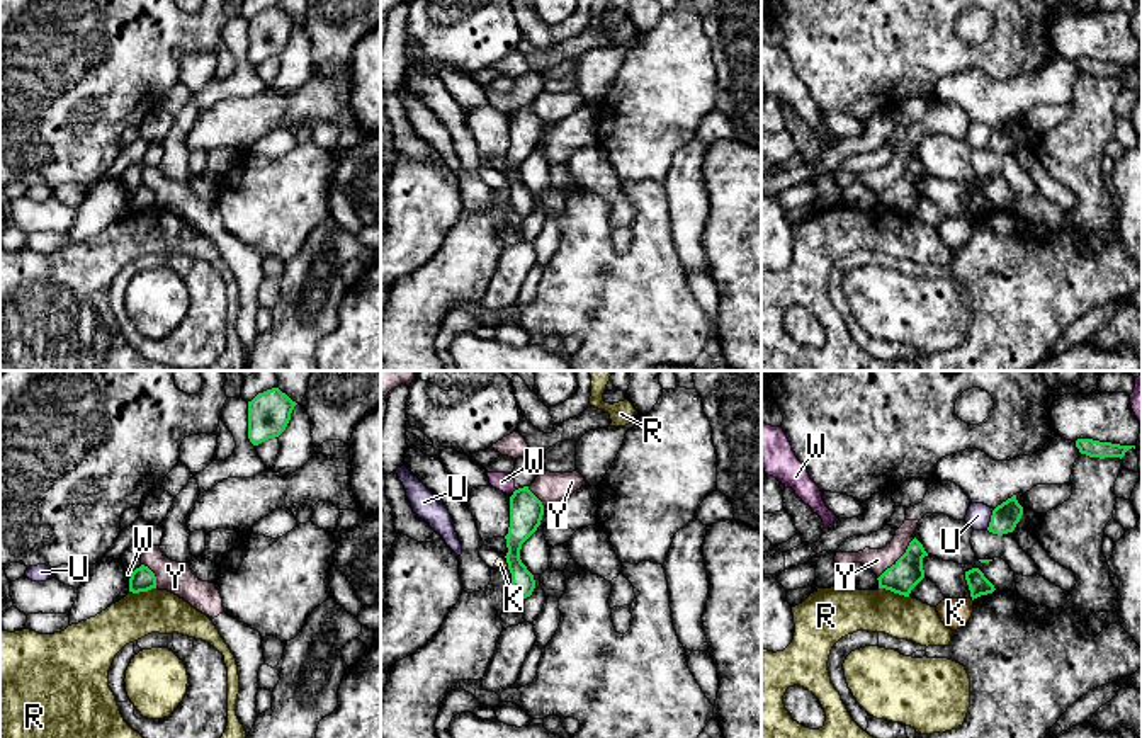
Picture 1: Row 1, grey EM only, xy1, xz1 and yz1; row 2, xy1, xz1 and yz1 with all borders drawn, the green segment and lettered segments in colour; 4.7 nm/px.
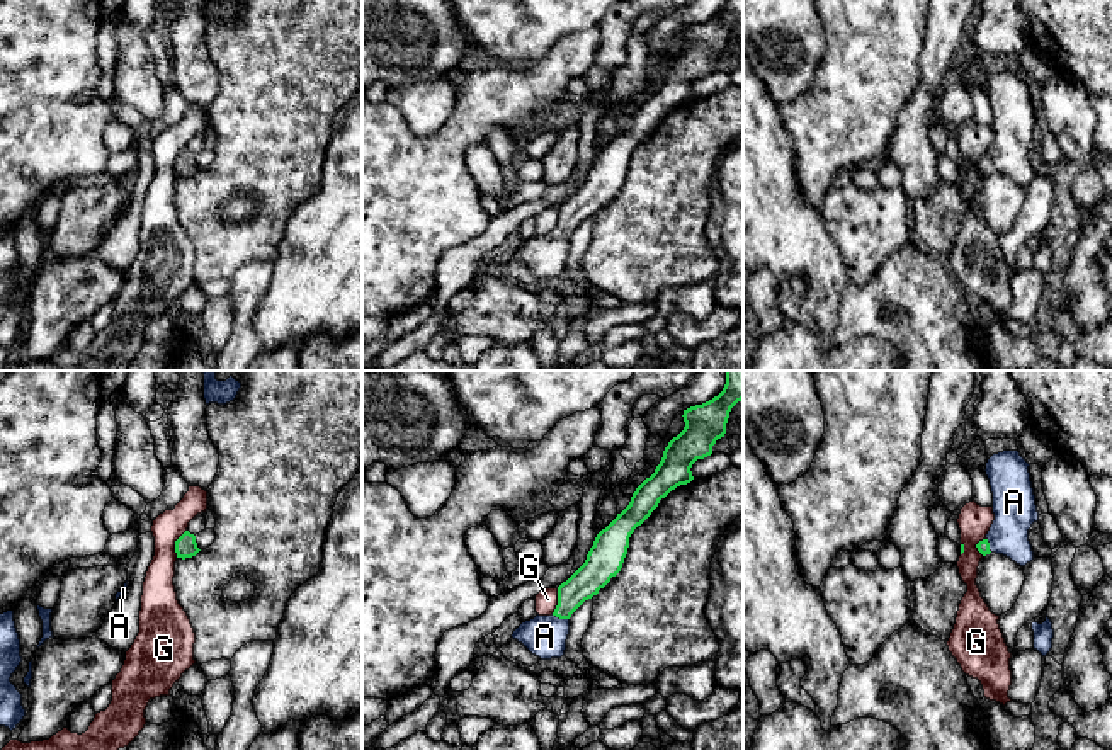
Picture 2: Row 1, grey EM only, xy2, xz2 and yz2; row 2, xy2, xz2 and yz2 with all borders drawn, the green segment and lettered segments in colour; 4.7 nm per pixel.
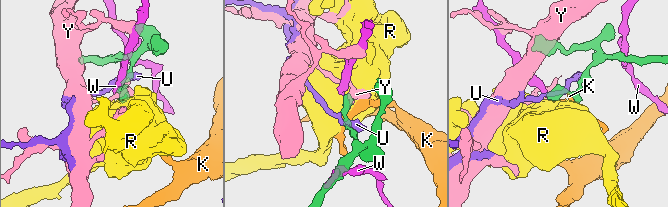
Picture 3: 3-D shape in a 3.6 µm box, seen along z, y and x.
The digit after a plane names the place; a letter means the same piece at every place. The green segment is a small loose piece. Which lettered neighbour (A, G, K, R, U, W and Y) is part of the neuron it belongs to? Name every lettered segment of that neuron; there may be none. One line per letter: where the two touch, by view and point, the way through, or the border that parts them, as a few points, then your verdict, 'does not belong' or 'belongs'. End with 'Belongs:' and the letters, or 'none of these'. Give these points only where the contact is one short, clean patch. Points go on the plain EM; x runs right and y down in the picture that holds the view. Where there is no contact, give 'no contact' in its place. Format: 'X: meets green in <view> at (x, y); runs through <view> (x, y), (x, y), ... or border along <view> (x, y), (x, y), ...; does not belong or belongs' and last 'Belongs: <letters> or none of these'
A: meets green in xz2 at (560, 237); runs through xz2 (590, 196), (570, 216), (560, 237), (544, 255); belongs
G: meets green in xy2 at (175, 162); border along xy2 (186, 148), (175, 160), (175, 176); does not belong
K: meets green in xz1 at (508, 184); border along xz1 (505, 181), (508, 186); does not belong
R: meets green in yz1 at (894, 211); border along yz1 (879, 206), (908, 216); does not belong
U: meets green in yz1 at (991, 138); border along yz1 (995, 128), (986, 147); does not belong
W: meets green in xy1 at (131, 196); border along xy1 (131, 193), (130, 198); does not belong
Y: meets green in yz1 at (899, 177); border along yz1 (915, 157), (877, 198); does not belong
Belongs: A

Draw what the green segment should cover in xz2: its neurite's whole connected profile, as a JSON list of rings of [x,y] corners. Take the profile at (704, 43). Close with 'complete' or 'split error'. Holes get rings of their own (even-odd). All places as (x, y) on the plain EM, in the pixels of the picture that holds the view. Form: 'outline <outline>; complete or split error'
outline [[[726,0],[718,15],[684,29],[684,49],[668,61],[655,92],[636,107],[629,124],[597,153],[585,182],[558,206],[554,231],[522,241],[513,259],[541,279],[565,274],[571,233],[621,190],[631,153],[660,119],[694,99],[692,83],[712,73],[712,65],[726,53],[731,27],[741,19],[743,0]]]; split error

